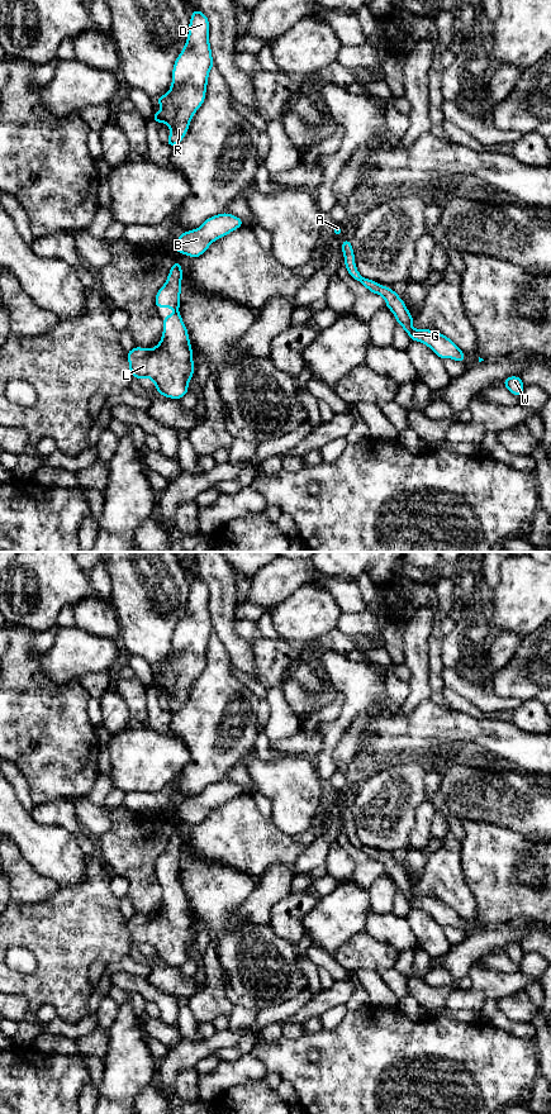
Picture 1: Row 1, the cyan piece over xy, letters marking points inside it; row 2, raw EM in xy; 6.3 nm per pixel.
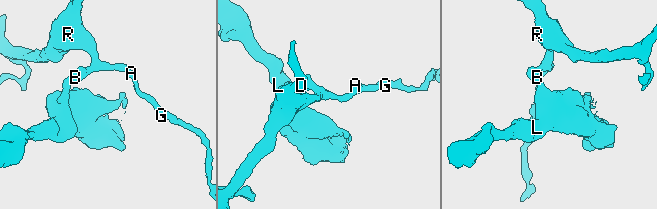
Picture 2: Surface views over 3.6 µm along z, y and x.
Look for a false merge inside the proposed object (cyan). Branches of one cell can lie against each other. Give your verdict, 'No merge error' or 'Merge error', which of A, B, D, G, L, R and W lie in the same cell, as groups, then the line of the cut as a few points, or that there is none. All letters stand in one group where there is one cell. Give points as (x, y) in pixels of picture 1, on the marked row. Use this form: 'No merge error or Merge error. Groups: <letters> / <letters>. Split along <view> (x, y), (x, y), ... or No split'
Merge error. Groups: A B D G R W / L. Split along xy (175, 247), (179, 251)

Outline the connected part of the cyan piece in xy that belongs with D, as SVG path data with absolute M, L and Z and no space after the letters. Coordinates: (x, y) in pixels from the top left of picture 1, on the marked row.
M196 9L191 11L187 39L172 68L171 87L166 95L155 99L160 103L161 111L153 114L152 122L165 123L170 127L171 133L167 138L167 146L175 147L186 135L194 114L205 100L208 76L213 67L209 20L203 11Z

